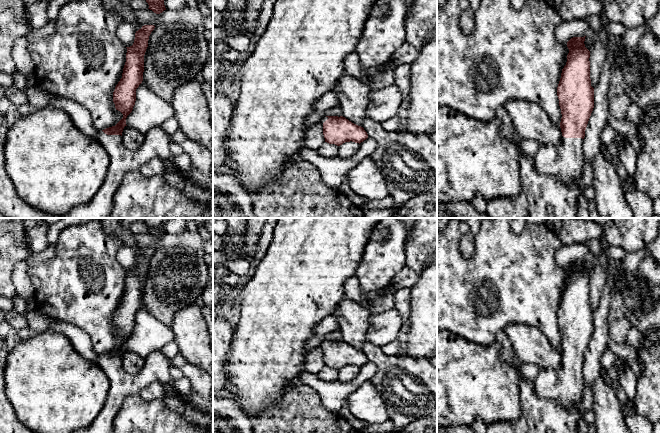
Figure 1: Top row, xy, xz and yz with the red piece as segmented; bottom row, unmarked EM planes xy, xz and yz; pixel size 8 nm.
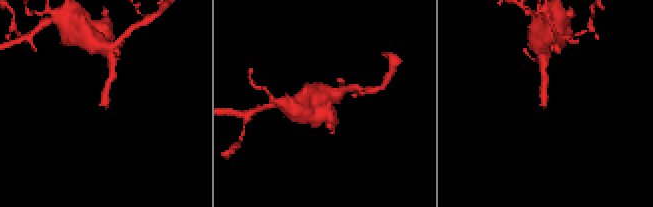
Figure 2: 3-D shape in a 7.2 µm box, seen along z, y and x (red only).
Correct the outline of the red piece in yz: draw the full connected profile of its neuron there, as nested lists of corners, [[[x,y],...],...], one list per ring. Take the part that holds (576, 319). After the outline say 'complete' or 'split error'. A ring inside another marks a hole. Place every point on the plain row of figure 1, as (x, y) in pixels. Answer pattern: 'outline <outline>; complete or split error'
outline [[[573,261],[567,266],[569,277],[557,311],[561,333],[562,363],[557,368],[541,369],[534,383],[536,394],[544,399],[559,402],[567,409],[577,409],[581,403],[587,380],[583,375],[585,354],[594,332],[594,312],[590,303],[590,275],[585,271],[585,261]]]; split error

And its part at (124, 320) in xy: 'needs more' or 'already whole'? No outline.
needs more

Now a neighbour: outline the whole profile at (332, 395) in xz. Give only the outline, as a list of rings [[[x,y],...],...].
[[[367,362],[360,367],[358,375],[349,382],[336,381],[325,383],[320,380],[316,373],[304,371],[297,378],[299,385],[308,385],[318,392],[321,403],[330,411],[338,413],[348,396],[353,393],[363,383],[369,381],[377,372],[377,367],[371,362]]]

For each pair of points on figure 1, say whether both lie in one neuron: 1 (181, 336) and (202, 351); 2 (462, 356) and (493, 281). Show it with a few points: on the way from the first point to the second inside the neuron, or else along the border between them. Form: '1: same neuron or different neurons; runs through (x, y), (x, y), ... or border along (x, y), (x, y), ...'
1: same neuron; runs through (186, 336), (197, 346)
2: different neurons; border along (447, 331), (479, 345), (491, 345)

